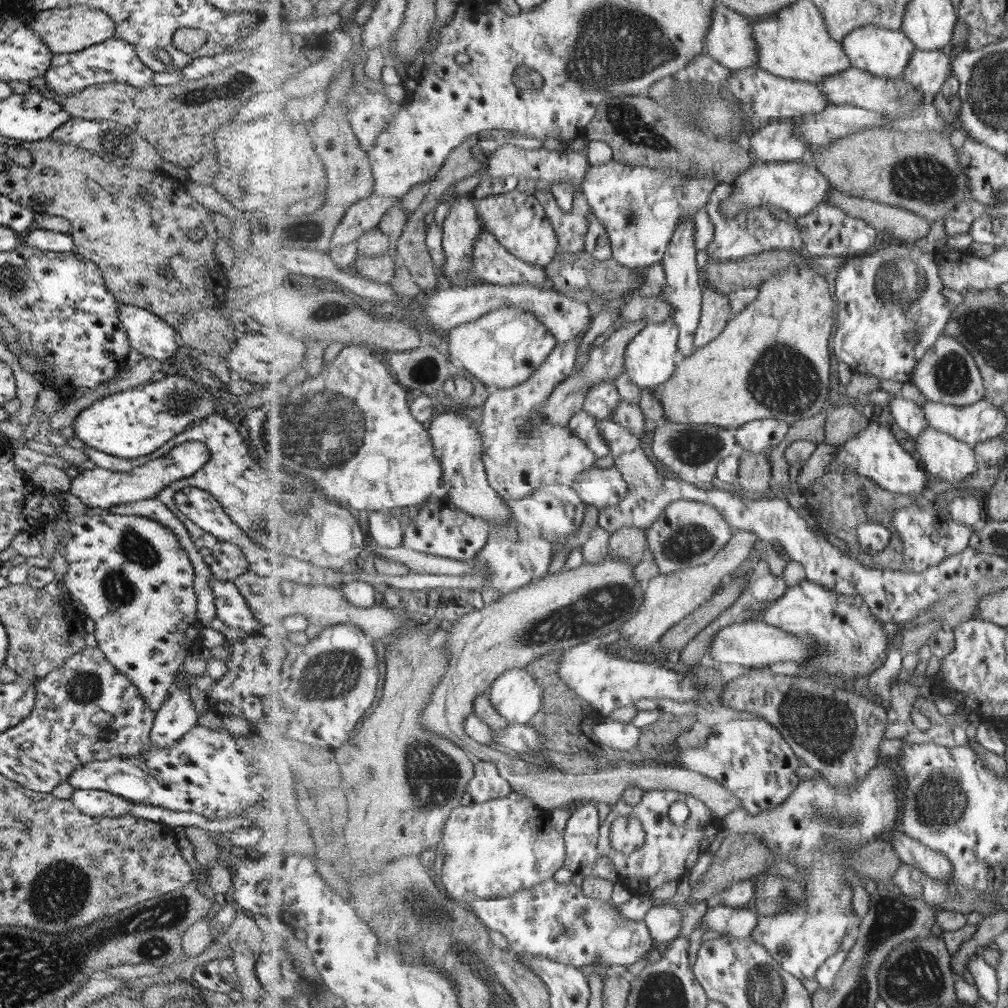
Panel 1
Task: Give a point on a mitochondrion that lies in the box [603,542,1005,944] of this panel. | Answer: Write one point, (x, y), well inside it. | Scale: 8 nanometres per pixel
(825, 731)

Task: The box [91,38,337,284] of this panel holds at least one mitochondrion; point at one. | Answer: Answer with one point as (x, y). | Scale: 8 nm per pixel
(118, 146)

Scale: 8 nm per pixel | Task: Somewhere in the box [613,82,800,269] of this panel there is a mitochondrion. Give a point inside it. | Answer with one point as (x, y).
(631, 218)

